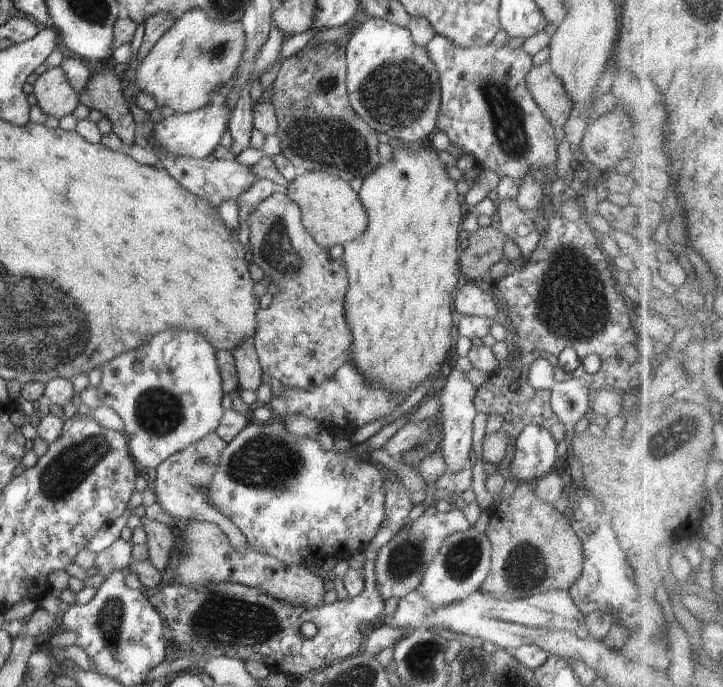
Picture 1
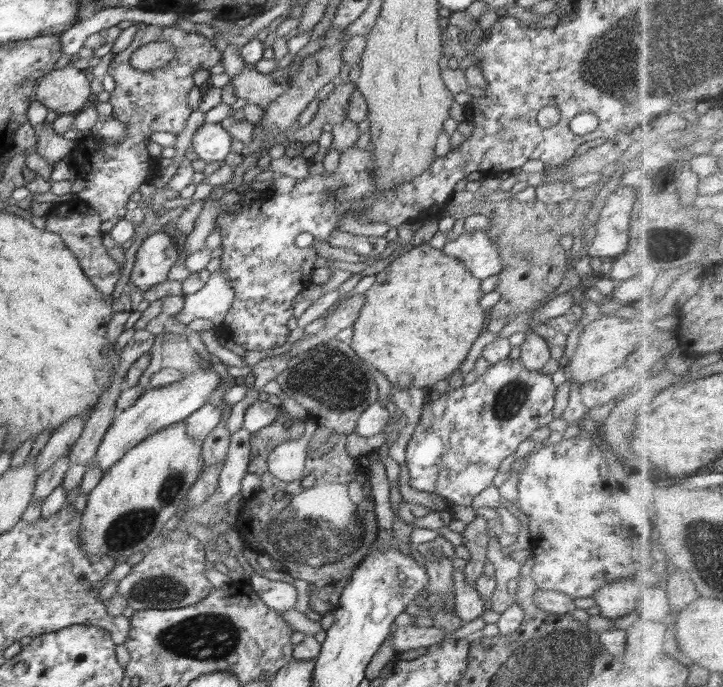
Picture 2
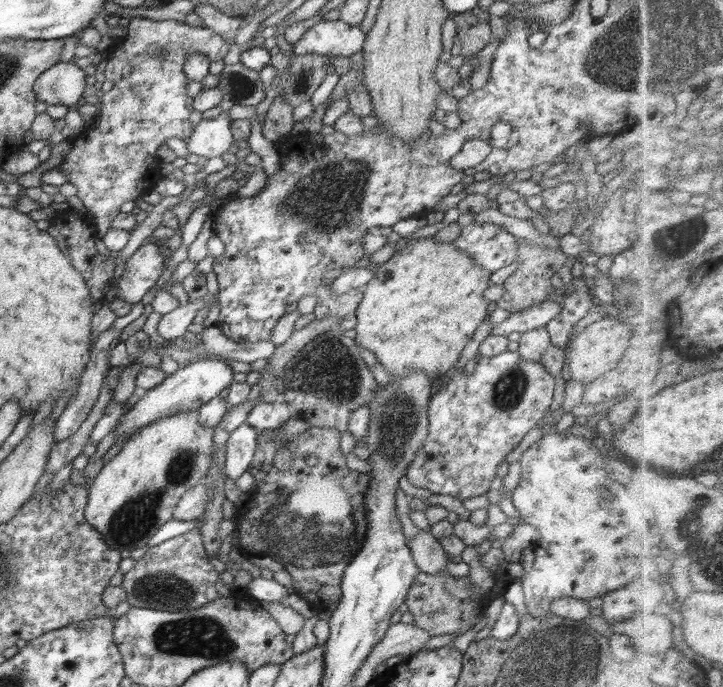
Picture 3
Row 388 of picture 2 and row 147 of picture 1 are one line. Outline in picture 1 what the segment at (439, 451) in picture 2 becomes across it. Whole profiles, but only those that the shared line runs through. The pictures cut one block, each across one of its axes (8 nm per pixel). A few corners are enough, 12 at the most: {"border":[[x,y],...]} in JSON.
{"border":[[491,43],[425,46],[438,132],[518,182],[557,166],[528,92],[532,56]]}

